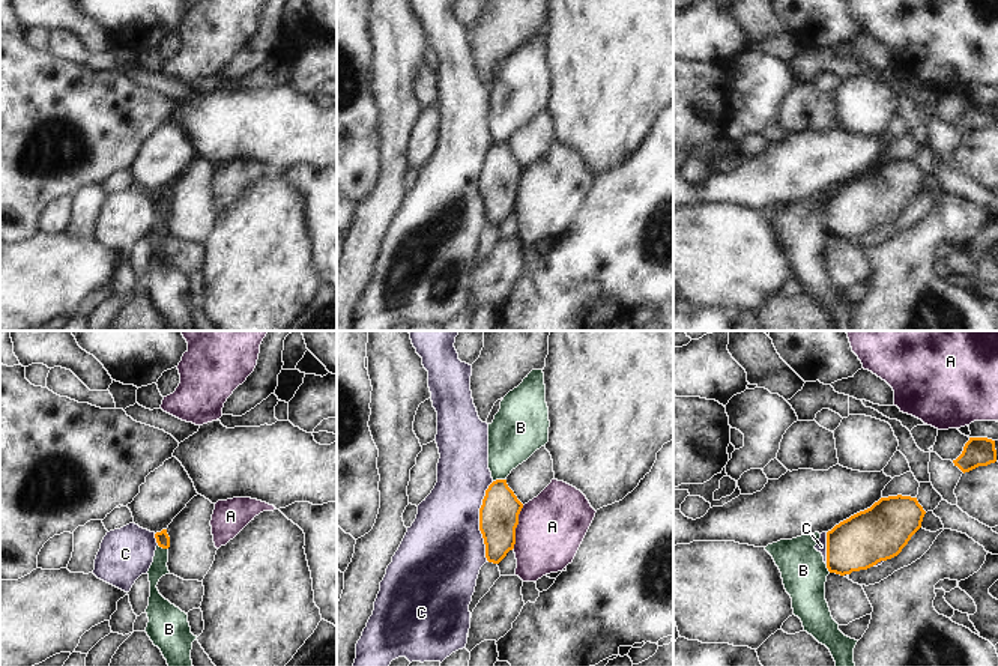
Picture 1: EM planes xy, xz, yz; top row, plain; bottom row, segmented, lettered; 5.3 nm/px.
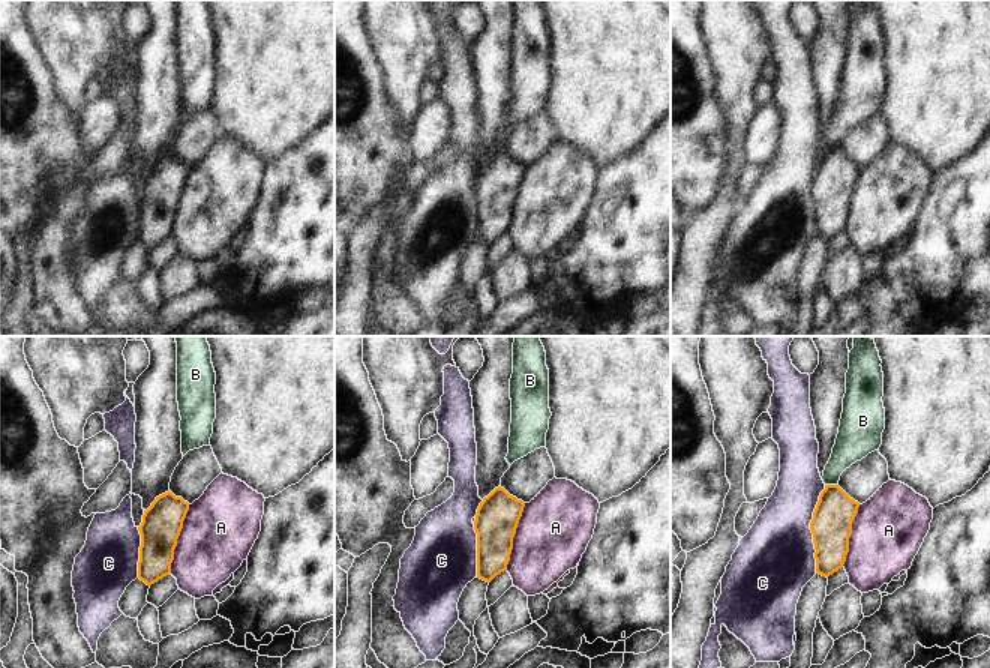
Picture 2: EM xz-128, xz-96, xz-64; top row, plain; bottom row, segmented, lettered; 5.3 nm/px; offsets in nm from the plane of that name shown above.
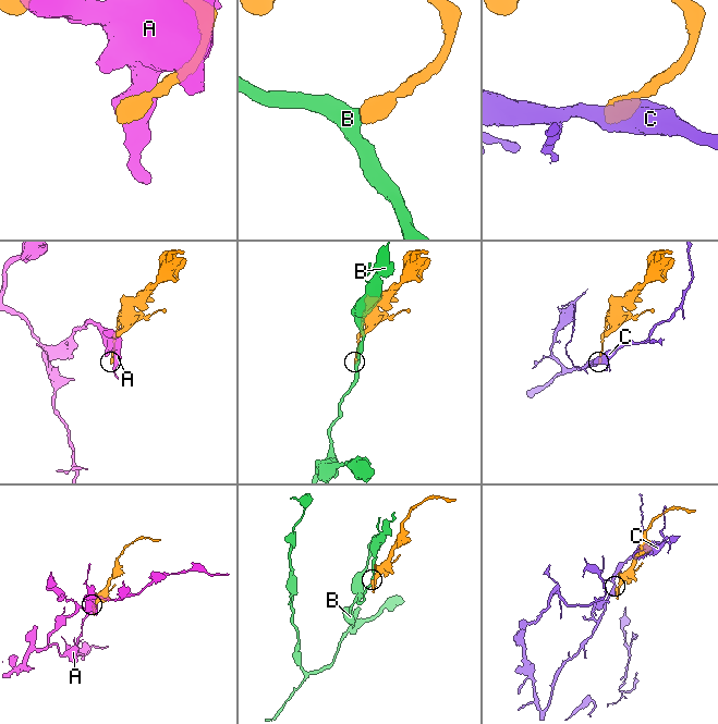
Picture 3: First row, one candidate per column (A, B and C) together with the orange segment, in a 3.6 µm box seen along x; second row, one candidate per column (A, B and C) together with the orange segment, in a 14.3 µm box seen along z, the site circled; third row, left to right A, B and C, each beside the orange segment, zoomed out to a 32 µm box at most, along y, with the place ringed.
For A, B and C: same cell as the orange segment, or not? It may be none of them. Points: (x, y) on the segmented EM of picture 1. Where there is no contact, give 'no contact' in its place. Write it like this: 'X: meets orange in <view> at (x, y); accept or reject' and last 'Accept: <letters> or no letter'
A: meets orange in xz at (516, 526); reject
B: meets orange in xz at (499, 480); reject
C: meets orange in xz at (480, 520); reject
Accept: no letter

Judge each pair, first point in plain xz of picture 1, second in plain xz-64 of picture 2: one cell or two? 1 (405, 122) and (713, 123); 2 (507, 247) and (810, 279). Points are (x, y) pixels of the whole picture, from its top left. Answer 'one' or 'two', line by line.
1: two
2: two

